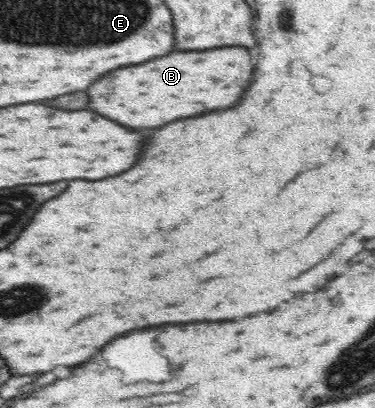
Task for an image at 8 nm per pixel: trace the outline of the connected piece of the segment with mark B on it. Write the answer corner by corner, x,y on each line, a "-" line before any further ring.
228,48
198,53
180,53
176,50
160,58
118,67
109,74
102,75
87,90
90,110
104,114
104,118
116,118
116,122
124,122
124,126
136,126
136,130
156,130
164,126
164,122
176,122
176,118
192,118
192,114
200,114
200,110
224,110
224,106
232,106
232,102
236,102
236,98
248,90
254,69
252,56
246,49

